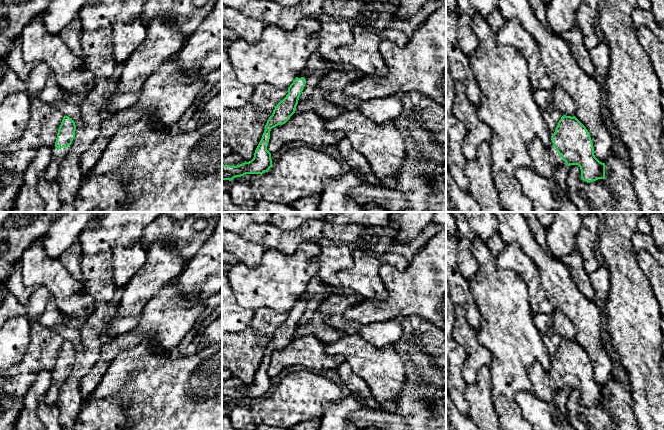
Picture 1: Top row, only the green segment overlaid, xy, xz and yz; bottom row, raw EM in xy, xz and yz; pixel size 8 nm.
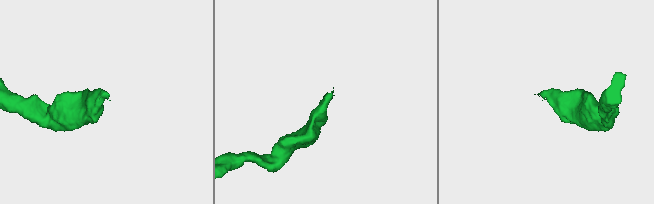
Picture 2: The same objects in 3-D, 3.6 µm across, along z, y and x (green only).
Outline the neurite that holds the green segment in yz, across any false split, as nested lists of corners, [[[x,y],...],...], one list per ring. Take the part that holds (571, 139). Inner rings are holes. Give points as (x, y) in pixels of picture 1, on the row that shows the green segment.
[[[563,115],[558,122],[554,134],[551,136],[553,147],[546,149],[540,139],[536,138],[528,144],[528,152],[534,164],[534,172],[545,178],[552,178],[558,167],[566,163],[567,166],[578,165],[581,170],[581,179],[587,183],[598,179],[605,179],[605,163],[600,162],[594,155],[593,142],[586,127],[575,117]]]

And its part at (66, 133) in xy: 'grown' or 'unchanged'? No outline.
grown

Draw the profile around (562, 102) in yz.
[[[559,86],[553,88],[553,109],[557,112],[573,117],[575,115],[575,104],[573,99]]]

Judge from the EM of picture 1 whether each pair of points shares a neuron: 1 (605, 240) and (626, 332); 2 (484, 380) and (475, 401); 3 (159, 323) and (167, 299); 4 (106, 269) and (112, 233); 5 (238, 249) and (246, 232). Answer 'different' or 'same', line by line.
1: same
2: same
3: same
4: same
5: different

